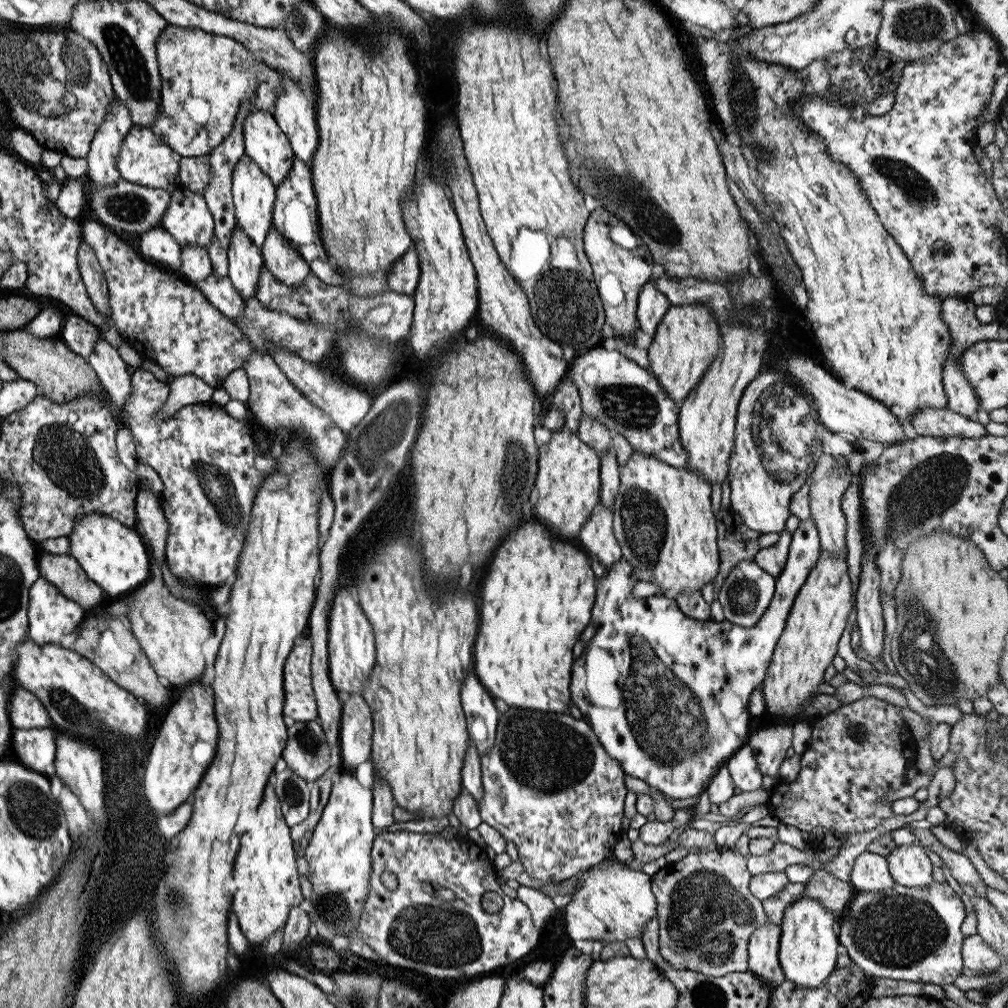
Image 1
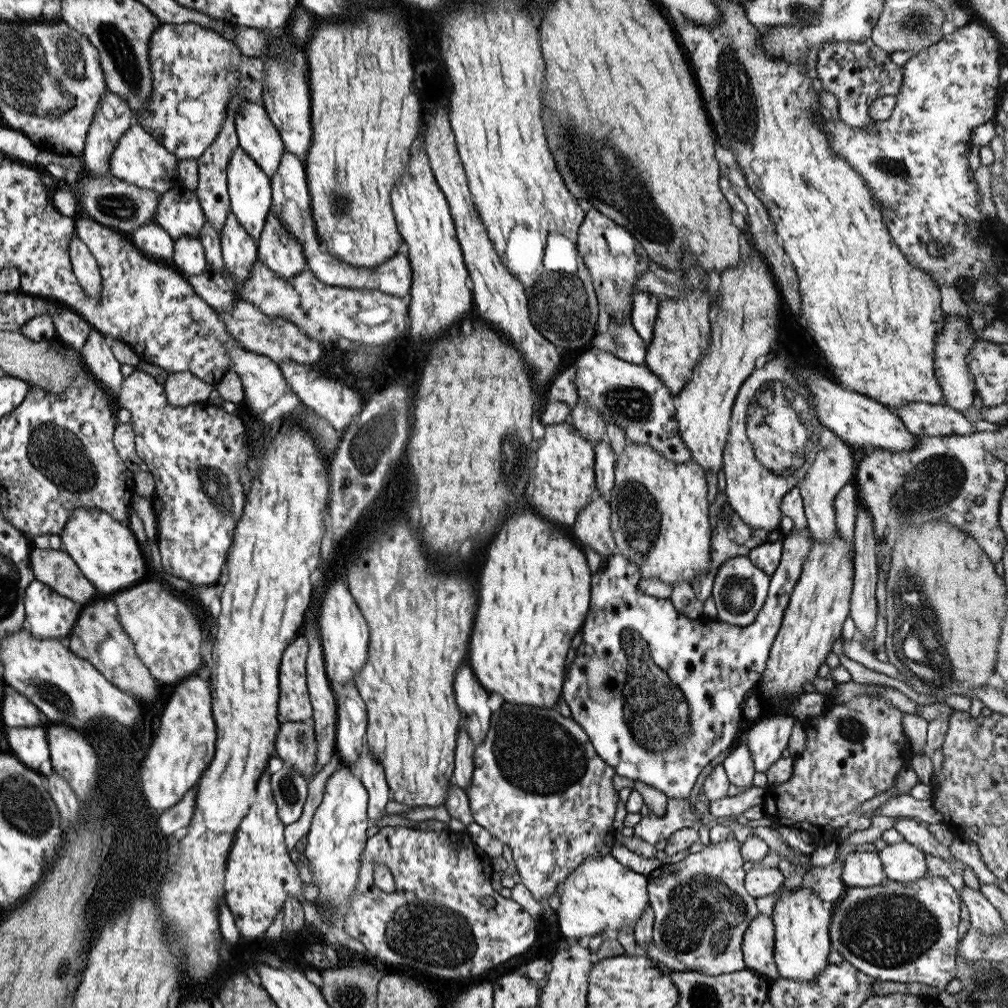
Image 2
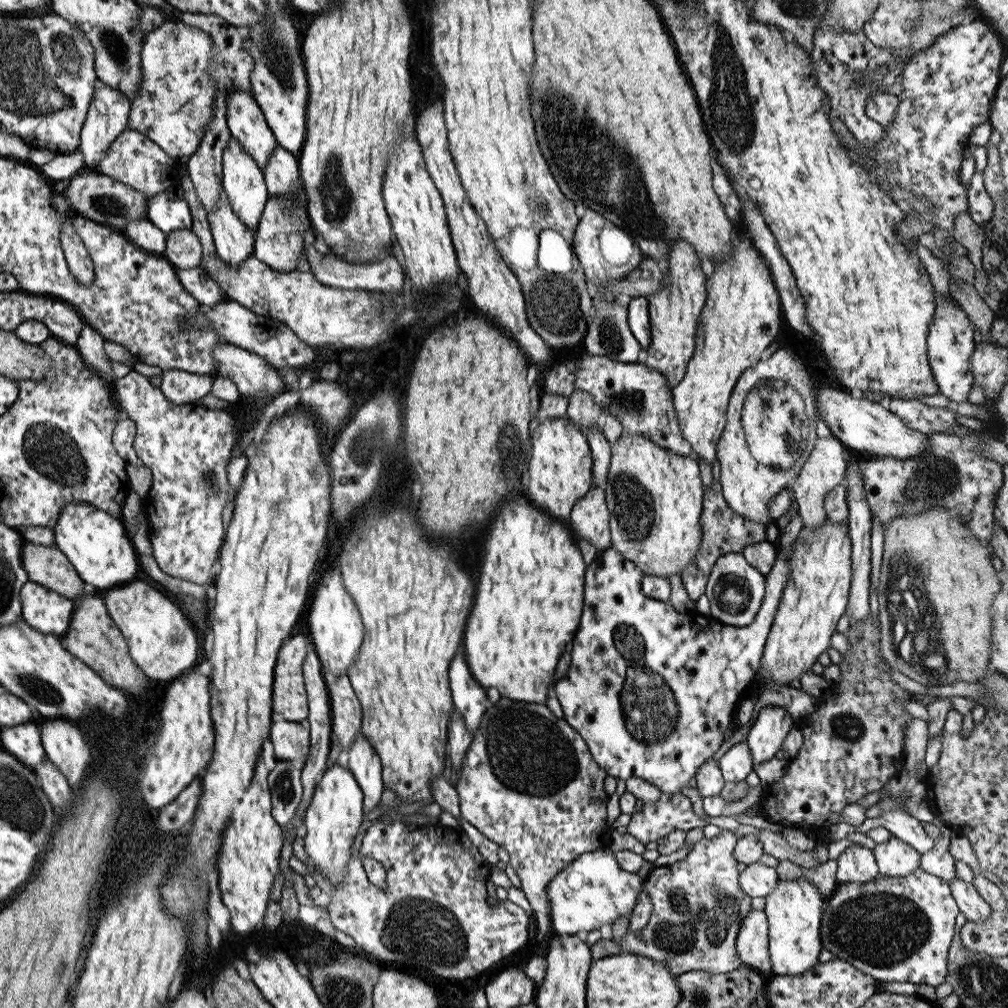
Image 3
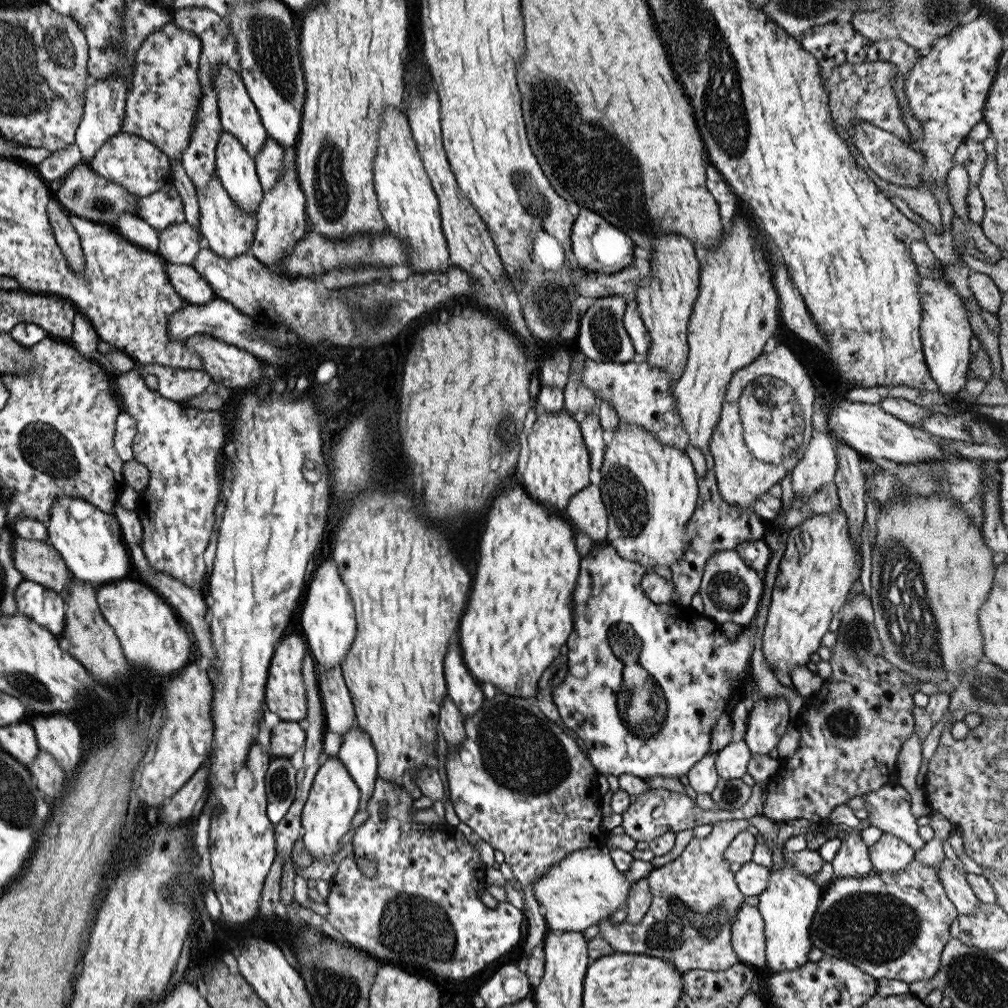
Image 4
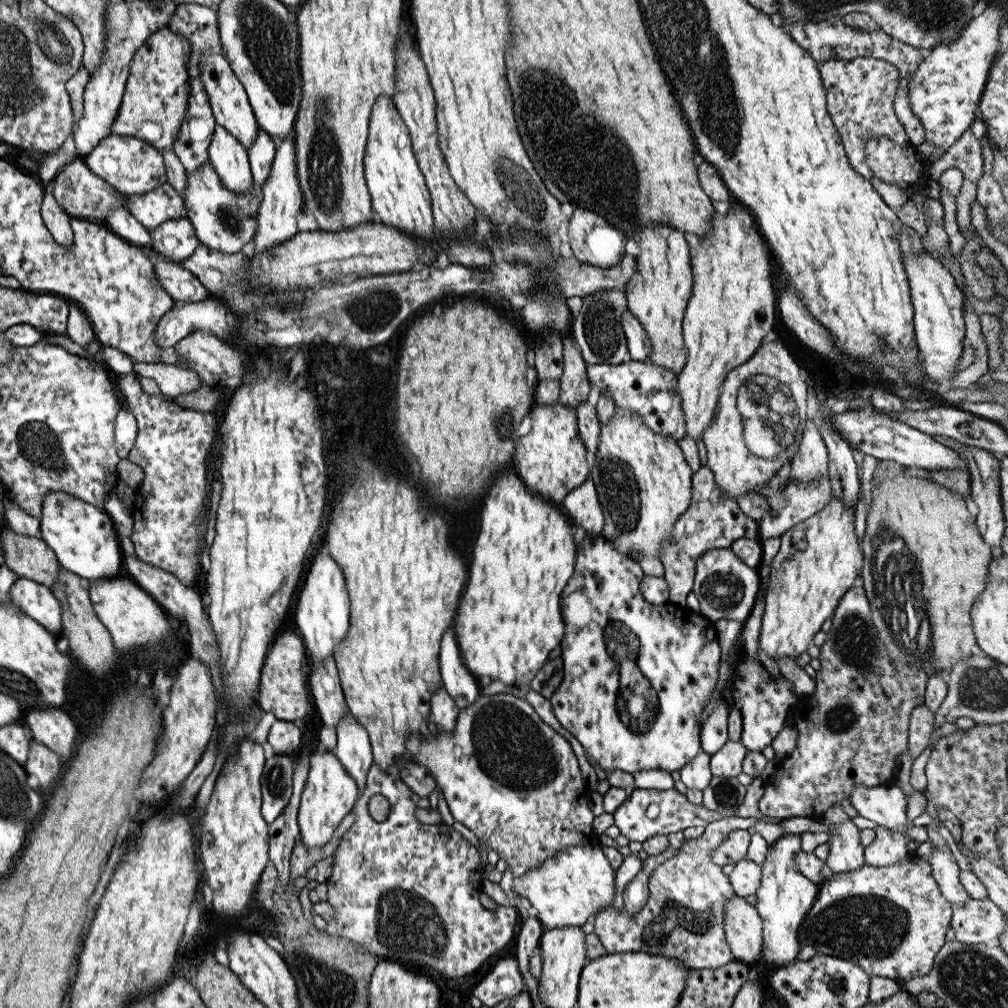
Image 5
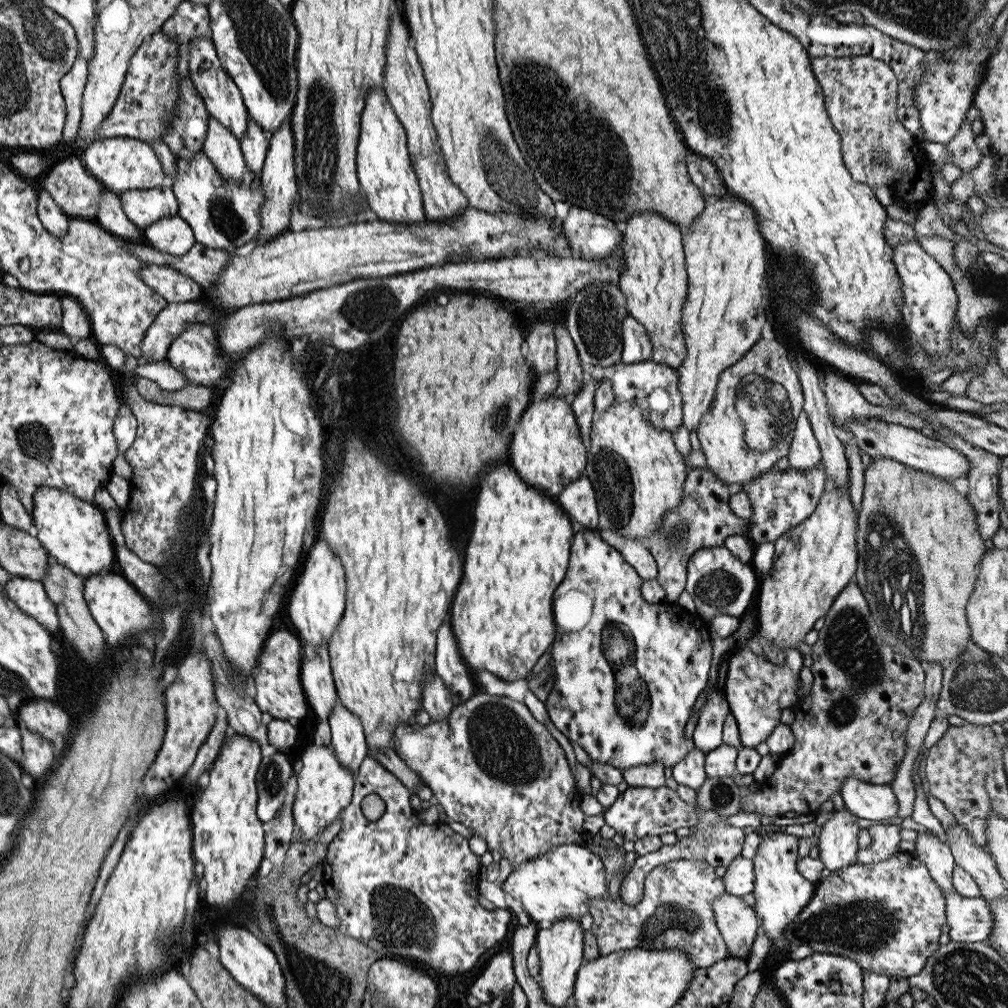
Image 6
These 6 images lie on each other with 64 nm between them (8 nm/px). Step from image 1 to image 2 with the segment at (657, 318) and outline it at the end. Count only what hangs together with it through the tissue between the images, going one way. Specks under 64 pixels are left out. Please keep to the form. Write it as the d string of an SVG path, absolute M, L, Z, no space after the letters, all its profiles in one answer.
M637 292L633 296L633 310L630 322L648 346L653 337L654 322L658 316L661 299L650 292Z

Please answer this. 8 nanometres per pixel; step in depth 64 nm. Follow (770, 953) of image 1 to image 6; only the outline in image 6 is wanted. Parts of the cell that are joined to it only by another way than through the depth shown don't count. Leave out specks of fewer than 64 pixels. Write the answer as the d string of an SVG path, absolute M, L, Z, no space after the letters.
M722 894L712 904L716 925L732 957L746 961L758 934L758 917L742 897Z

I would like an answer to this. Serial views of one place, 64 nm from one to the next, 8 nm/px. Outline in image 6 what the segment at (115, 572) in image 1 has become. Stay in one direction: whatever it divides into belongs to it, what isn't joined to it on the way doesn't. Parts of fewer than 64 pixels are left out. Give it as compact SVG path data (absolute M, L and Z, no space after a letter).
M38 486L34 505L30 516L33 516L34 525L38 529L36 537L58 564L84 578L98 572L112 573L116 562L114 541L108 531L105 514L97 504L86 502L60 488Z

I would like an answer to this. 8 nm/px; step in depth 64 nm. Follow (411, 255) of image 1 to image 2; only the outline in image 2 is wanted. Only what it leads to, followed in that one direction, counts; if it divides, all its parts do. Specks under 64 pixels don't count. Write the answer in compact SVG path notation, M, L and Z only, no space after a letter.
M284 152L280 166L278 166L276 174L270 176L270 181L272 181L270 184L272 187L272 212L276 214L276 218L282 220L282 226L287 228L287 232L299 241L307 261L307 268L314 274L314 277L330 286L380 290L385 294L392 294L400 298L409 296L413 269L408 252L400 252L377 268L355 268L340 263L330 252L325 251L312 218L312 197L308 191L308 177L306 177L303 160L300 160L296 155Z

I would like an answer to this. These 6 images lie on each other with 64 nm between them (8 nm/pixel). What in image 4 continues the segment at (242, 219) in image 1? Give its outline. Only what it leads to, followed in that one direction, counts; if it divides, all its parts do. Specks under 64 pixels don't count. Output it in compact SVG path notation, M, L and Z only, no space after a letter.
M222 130L222 136L220 136L218 148L216 148L216 174L236 207L244 210L250 216L257 214L258 206L262 202L264 188L260 183L258 173L256 173L256 163L254 163L253 156L250 156L242 146L242 143L226 130Z

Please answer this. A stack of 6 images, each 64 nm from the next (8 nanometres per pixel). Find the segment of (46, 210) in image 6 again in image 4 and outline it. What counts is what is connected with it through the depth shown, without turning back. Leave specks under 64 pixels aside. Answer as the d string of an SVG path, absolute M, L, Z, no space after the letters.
M54 195L48 202L48 217L50 225L54 230L56 243L63 252L63 256L68 262L69 268L79 276L85 276L86 260L79 234L73 230L69 216L61 210L61 204L56 200Z

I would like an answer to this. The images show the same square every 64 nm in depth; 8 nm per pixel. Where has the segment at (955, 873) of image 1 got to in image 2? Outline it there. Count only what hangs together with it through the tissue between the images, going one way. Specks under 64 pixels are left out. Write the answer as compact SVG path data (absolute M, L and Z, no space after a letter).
M898 816L894 820L894 826L892 827L904 836L904 840L922 850L925 855L932 854L943 860L949 860L952 864L952 872L960 874L961 877L964 876L962 872L964 872L967 865L957 860L950 852L950 848L948 846L943 847L936 837L926 827L920 825L919 822L908 818L908 816Z

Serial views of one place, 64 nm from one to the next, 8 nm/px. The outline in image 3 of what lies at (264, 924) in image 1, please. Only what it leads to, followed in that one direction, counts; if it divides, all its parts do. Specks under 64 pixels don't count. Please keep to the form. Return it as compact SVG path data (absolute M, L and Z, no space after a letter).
M262 756L258 757L253 780L248 789L240 796L238 806L230 818L228 828L222 832L223 844L219 853L218 887L222 902L230 911L230 923L236 932L250 934L260 933L264 928L264 918L268 912L270 892L274 888L274 878L282 876L283 886L293 887L298 903L306 906L314 904L309 896L309 888L302 875L296 873L289 865L284 874L280 871L280 857L282 854L282 826L272 817L272 797L268 788L270 768Z

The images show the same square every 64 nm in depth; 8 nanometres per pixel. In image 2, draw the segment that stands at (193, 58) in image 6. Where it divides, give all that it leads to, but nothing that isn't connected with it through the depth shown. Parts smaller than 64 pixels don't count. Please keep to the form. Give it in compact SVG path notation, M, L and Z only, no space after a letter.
M246 100L240 106L234 118L238 144L269 177L274 176L286 152L280 132L259 102Z

